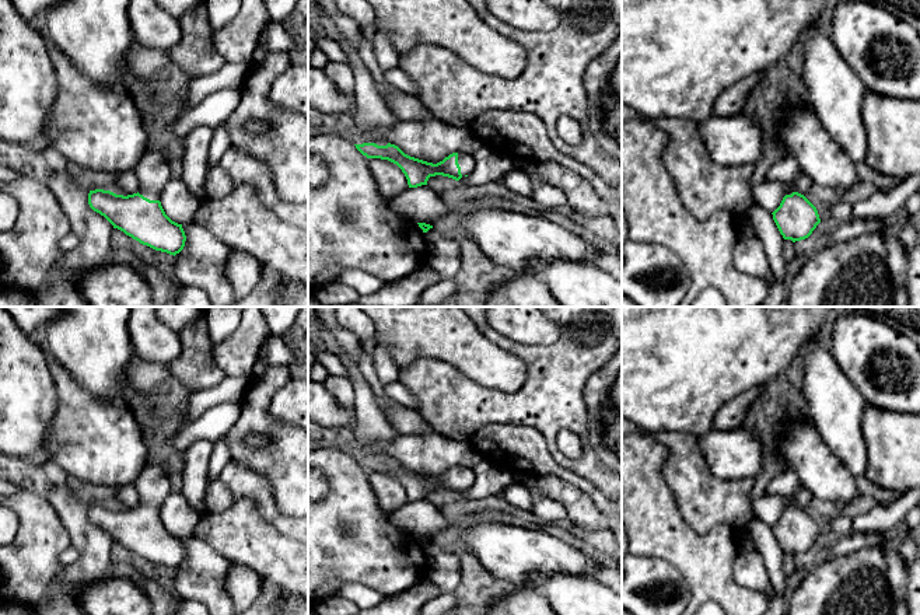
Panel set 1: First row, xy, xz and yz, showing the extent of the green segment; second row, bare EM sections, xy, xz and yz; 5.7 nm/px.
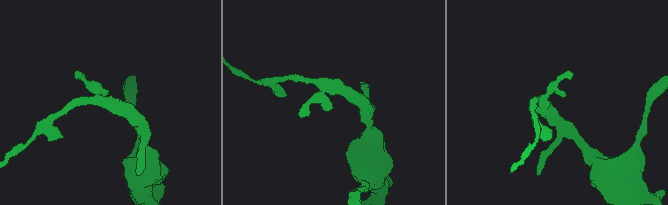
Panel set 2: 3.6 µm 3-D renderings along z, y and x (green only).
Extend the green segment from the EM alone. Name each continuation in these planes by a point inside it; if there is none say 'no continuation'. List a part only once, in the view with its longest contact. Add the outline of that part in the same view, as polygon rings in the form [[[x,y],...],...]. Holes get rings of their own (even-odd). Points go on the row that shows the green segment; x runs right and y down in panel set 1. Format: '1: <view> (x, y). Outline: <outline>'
1: xz (467, 161). Outline: [[[458,153],[458,164],[462,177],[469,175],[475,170],[475,158],[472,154]]]

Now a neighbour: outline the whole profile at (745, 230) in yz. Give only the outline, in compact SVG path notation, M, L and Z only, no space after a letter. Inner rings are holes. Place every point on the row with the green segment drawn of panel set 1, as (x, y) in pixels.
M742 213L738 216L738 237L739 238L755 237L753 226L748 213Z

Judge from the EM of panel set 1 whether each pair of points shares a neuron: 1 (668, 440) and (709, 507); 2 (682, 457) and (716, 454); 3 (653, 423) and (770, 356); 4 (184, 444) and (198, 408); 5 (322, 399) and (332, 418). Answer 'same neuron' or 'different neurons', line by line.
1: same neuron
2: different neurons
3: same neuron
4: different neurons
5: same neuron

